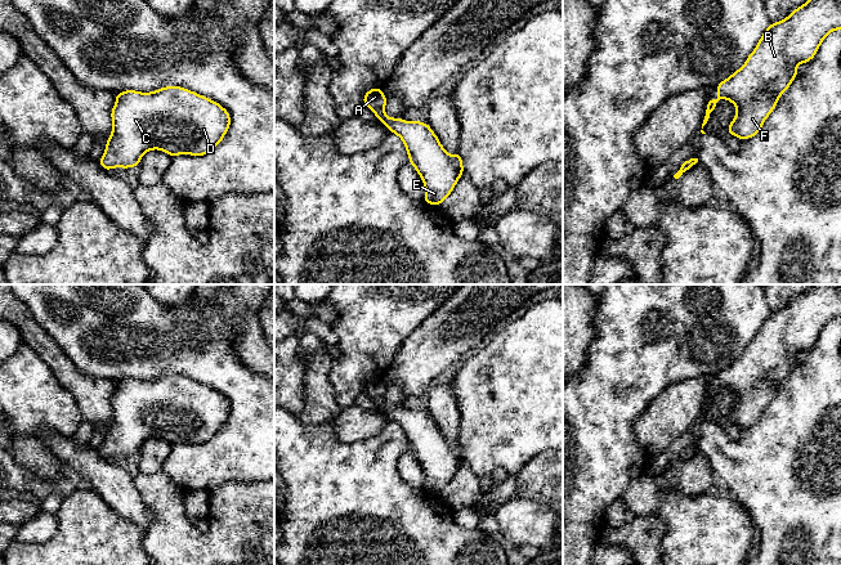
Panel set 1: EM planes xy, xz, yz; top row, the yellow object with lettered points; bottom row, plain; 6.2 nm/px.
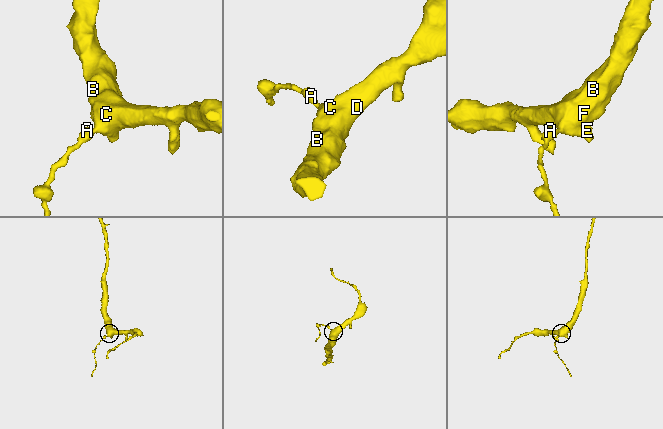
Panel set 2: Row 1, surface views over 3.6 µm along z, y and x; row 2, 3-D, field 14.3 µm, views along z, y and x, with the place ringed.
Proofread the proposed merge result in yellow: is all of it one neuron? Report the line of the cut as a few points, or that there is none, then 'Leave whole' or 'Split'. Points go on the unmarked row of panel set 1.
No split. Leave whole

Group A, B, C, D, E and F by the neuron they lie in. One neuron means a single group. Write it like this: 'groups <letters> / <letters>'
groups A B C D E F

